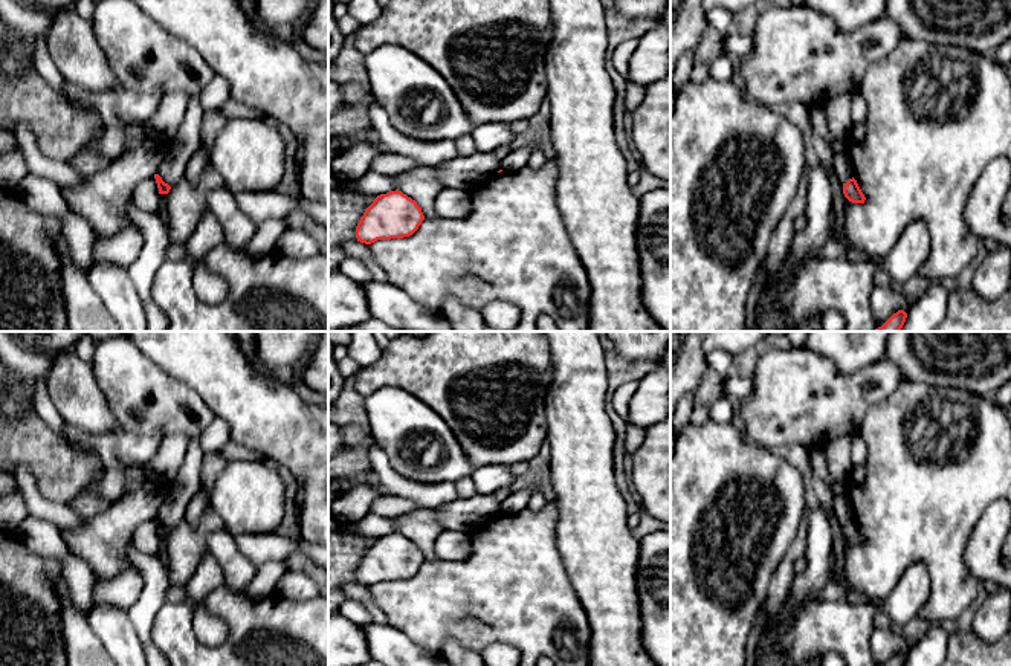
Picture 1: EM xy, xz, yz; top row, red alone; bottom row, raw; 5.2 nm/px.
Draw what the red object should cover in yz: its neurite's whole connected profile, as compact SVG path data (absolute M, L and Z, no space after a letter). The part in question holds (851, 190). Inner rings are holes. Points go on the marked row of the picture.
M854 177L843 183L843 194L852 203L864 203L866 200L864 194L861 192Z

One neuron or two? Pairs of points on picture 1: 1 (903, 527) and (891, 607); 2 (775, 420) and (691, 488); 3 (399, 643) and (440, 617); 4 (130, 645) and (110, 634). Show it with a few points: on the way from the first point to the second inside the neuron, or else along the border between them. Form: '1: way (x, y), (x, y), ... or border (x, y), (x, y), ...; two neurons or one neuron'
1: border (915, 561), (906, 569), (895, 588), (883, 599); two neurons
2: border (742, 434), (771, 451); two neurons
3: border (388, 622), (426, 649); two neurons
4: way (125, 645), (115, 634); one neuron

